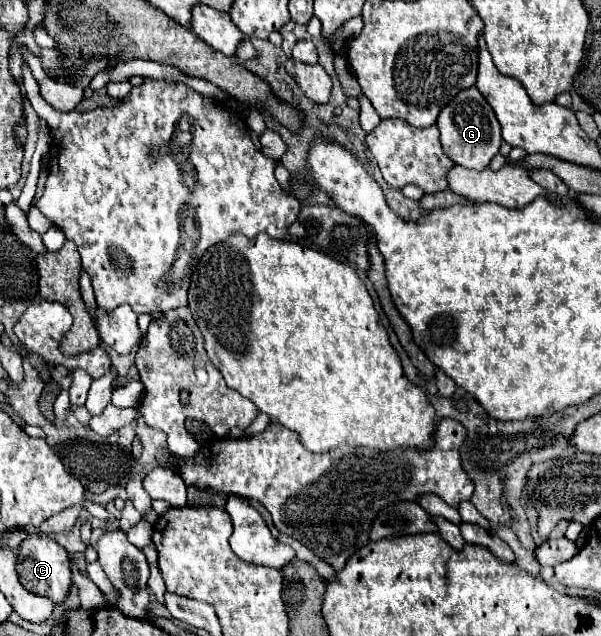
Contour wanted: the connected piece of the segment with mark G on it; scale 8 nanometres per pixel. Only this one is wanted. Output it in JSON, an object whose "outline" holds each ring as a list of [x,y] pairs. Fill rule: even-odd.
{"outline":[[[468,87],[460,91],[440,113],[436,121],[440,129],[440,139],[442,139],[442,149],[444,153],[462,167],[470,169],[486,169],[492,157],[498,153],[502,145],[502,135],[500,135],[500,123],[488,105],[488,101],[482,97],[482,93],[476,87]]]}

